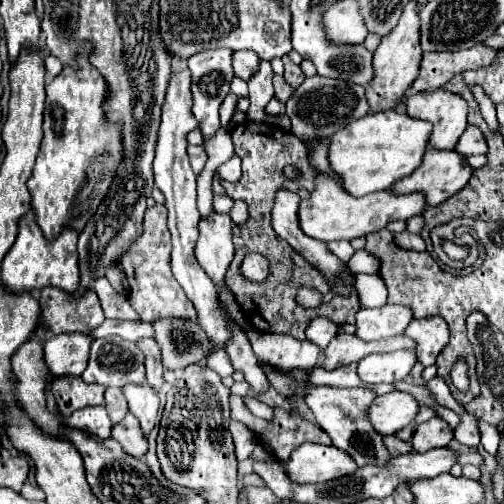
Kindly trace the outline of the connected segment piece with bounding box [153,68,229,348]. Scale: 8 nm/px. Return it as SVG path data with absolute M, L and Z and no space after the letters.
M189 68L171 74L165 104L163 104L163 114L161 114L161 126L157 132L157 152L155 152L155 160L153 160L153 174L155 174L155 186L163 192L165 206L169 210L169 230L173 236L173 252L171 252L173 276L183 286L189 300L195 304L199 324L205 328L209 338L215 340L215 346L223 348L229 340L229 330L227 330L227 322L223 320L223 316L217 310L217 302L215 302L217 288L193 256L193 248L197 242L197 224L199 224L201 216L199 216L199 210L195 206L197 180L195 180L195 174L191 170L189 156L185 152L185 148L187 148L185 136L187 136L187 132L191 132L197 126L195 116L191 112L193 102L191 102L189 86L191 86Z

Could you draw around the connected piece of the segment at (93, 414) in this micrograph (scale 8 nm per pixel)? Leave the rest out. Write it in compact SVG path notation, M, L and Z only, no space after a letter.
M105 406L81 408L67 418L67 424L71 428L79 428L79 430L89 432L89 434L99 436L99 438L107 438L111 432L111 426L113 426L107 412L105 412Z

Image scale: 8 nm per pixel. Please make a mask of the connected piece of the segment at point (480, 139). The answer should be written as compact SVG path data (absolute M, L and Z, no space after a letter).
M467 126L467 130L463 132L463 136L459 138L457 150L465 156L471 154L487 154L487 140L483 136L483 132L477 126Z

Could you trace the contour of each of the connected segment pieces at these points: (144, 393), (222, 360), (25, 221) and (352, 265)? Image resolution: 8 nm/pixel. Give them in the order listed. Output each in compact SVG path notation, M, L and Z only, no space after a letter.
M127 384L123 388L123 394L129 402L129 410L139 418L141 428L145 434L149 434L155 426L157 408L159 408L159 396L155 388L145 384Z
M215 349L207 358L205 362L209 368L216 371L222 378L232 376L234 368L228 354L223 349Z
M27 212L19 220L19 234L7 256L1 264L1 280L3 284L13 290L35 290L43 286L59 286L65 292L75 292L79 288L79 256L77 256L77 238L79 232L73 228L63 228L57 238L47 240L41 228L37 226L35 212Z
M355 250L355 254L351 256L351 260L347 262L351 272L367 272L367 274L379 274L379 260L375 258L375 254L363 250Z

